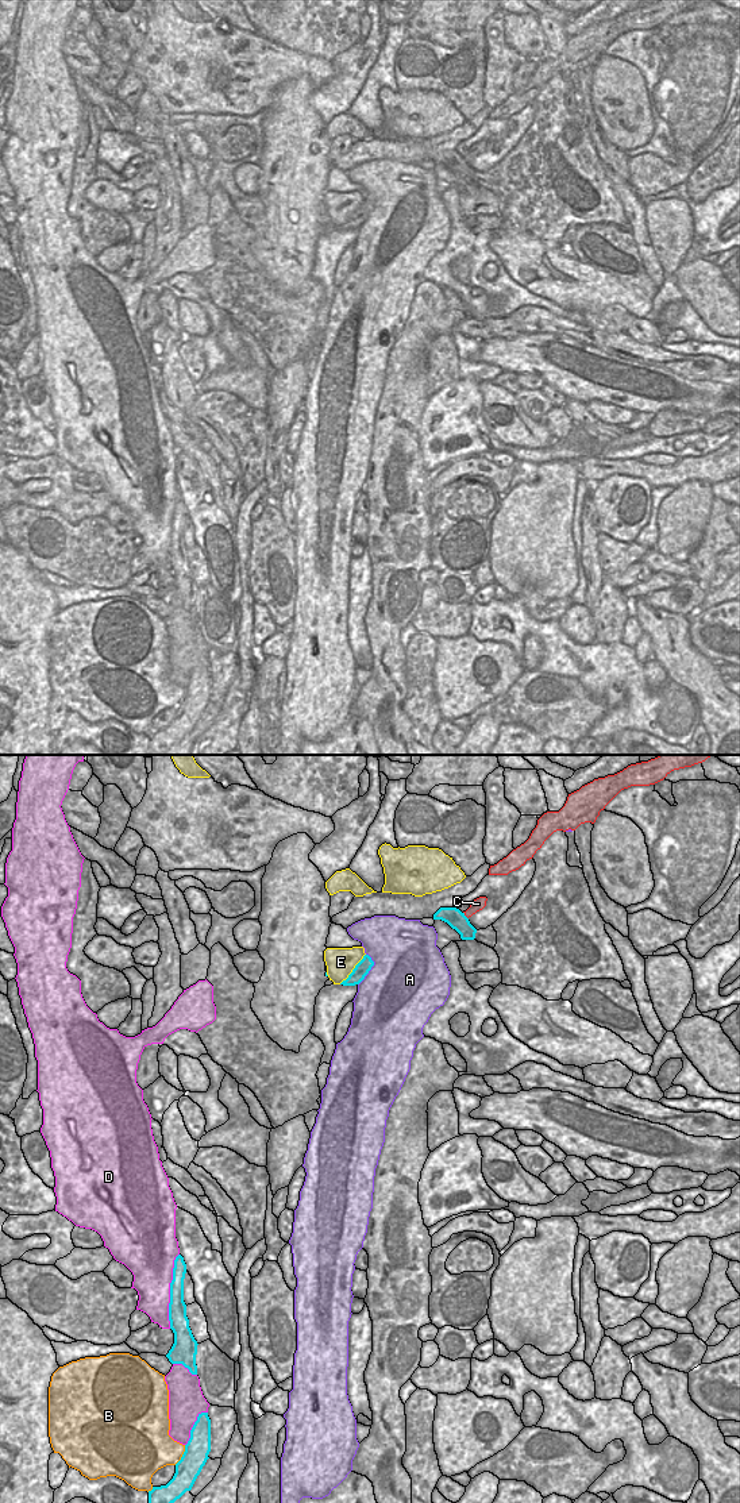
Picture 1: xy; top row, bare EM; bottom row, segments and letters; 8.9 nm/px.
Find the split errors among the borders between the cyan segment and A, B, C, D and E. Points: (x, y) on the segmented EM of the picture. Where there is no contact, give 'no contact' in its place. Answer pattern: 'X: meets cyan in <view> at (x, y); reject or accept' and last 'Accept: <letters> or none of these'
A: meets cyan in xy at (370, 968); reject
B: meets cyan in xy at (182, 1455); reject
C: meets cyan in xy at (465, 916); accept
D: meets cyan in xy at (170, 1291); reject
E: meets cyan in xy at (353, 970); reject
Accept: C

